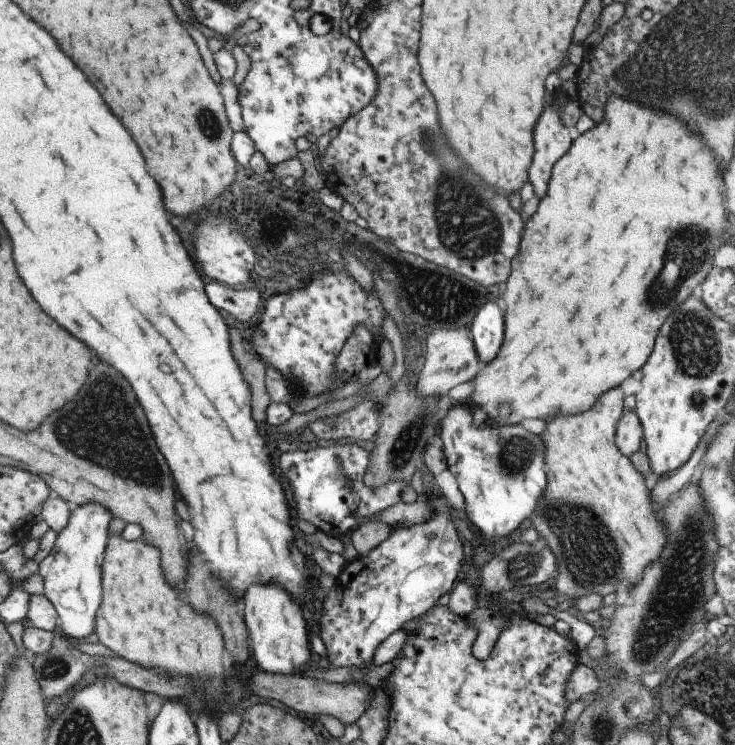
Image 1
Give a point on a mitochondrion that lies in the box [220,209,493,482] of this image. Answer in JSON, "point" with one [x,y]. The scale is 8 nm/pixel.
{"point":[410,434]}

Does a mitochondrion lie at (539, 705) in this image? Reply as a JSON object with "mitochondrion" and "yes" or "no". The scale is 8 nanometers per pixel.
{"mitochondrion":"no"}

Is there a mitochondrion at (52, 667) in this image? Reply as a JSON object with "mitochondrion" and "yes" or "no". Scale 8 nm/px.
{"mitochondrion":"yes"}

